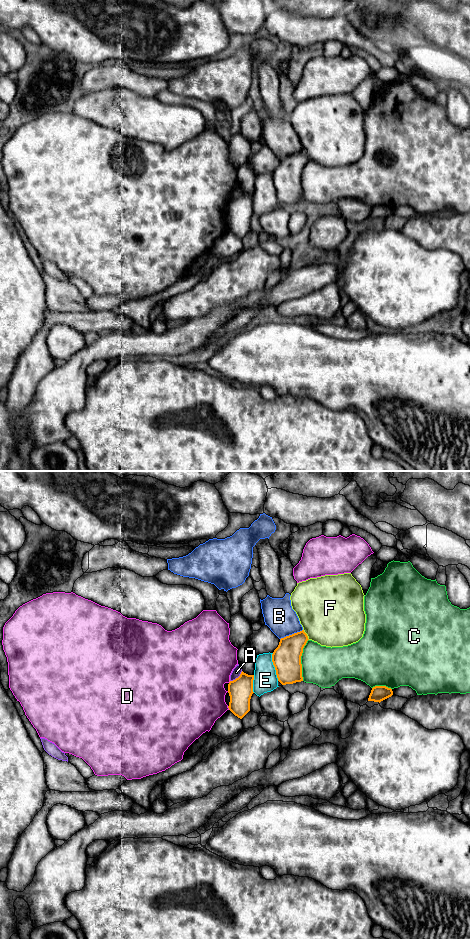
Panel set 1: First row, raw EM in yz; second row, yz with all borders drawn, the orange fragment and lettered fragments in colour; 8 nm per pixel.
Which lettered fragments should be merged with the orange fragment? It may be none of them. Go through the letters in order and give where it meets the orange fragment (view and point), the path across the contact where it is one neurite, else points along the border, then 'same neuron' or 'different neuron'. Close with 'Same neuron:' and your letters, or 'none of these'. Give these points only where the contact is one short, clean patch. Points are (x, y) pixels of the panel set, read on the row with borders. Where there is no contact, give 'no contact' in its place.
A: contact yz (236, 678); border yz (242, 671), (230, 681); different neuron
B: contact yz (292, 634); different neuron
C: contact yz (300, 660); different neuron
D: contact yz (228, 707); different neuron
E: contact yz (274, 666); different neuron
F: contact yz (306, 634); different neuron
Same neuron: none of these

